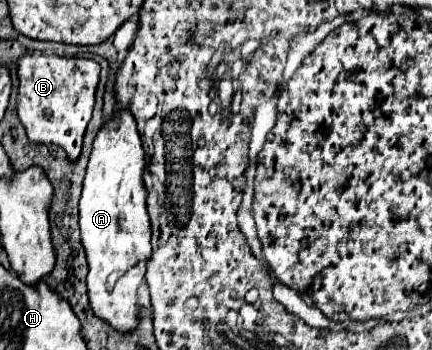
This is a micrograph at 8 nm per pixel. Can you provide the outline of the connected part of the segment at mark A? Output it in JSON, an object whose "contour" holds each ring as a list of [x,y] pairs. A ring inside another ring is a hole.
{"contour":[[[115,110],[113,118],[105,122],[93,142],[79,202],[79,226],[89,262],[89,306],[97,318],[107,322],[119,334],[131,334],[139,326],[137,288],[143,284],[145,266],[151,254],[151,224],[145,206],[143,170],[145,152],[137,132],[137,122],[127,110]],[[129,270],[133,270],[133,276],[123,276],[123,288],[113,288],[109,292],[109,276],[115,272],[127,274]]]}

